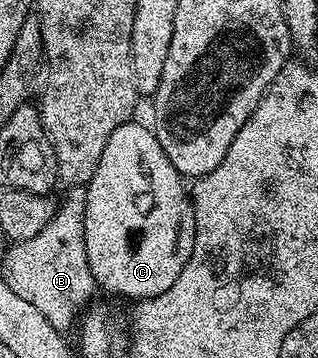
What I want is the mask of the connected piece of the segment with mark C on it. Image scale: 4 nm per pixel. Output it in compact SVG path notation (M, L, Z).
M136 122L118 125L118 129L110 133L110 141L106 141L106 149L102 149L94 177L86 184L88 196L84 236L86 257L97 288L105 287L110 294L121 295L131 301L143 301L158 297L158 293L166 293L166 289L174 285L178 273L182 273L186 261L190 261L196 222L185 180L176 172L174 165L170 165L170 157L166 157L162 145L158 145L155 130Z

